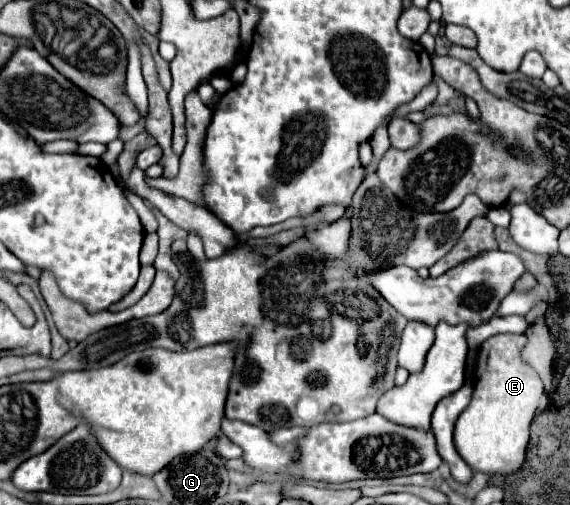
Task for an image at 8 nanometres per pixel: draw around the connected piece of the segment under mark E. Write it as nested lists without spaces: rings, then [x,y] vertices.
[[[497,334],[481,346],[473,398],[455,424],[455,446],[475,472],[509,474],[525,460],[529,426],[543,396],[541,378],[521,360],[525,344],[525,334]]]

